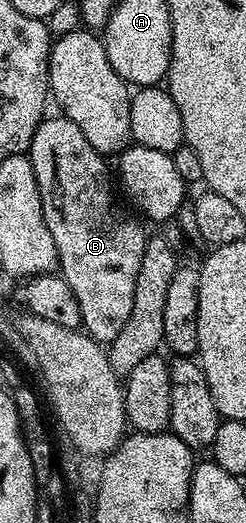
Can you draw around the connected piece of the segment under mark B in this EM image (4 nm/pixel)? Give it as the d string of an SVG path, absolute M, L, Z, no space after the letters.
M62 115L44 116L43 122L31 140L29 150L33 175L41 191L41 207L49 235L57 247L58 272L69 283L77 303L81 306L82 330L97 342L110 343L117 339L121 327L125 327L133 311L133 291L137 288L137 271L141 268L141 255L145 255L148 234L139 226L138 216L130 217L119 206L115 193L111 190L111 177L107 174L104 154L96 151L85 139L81 127Z

